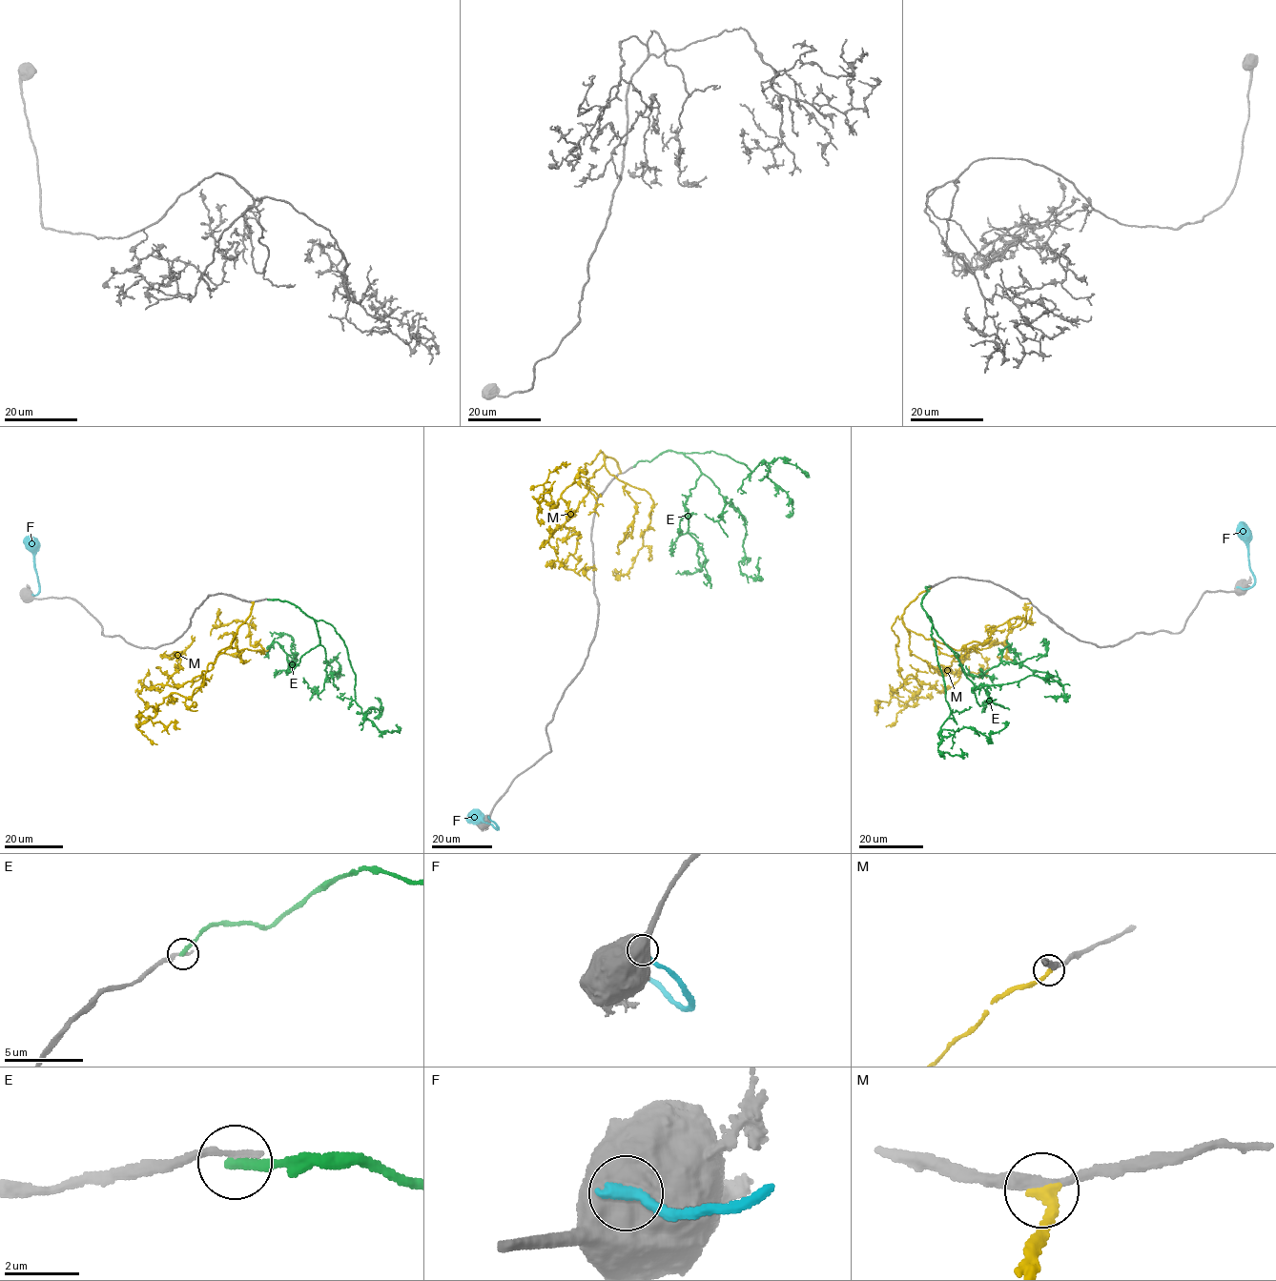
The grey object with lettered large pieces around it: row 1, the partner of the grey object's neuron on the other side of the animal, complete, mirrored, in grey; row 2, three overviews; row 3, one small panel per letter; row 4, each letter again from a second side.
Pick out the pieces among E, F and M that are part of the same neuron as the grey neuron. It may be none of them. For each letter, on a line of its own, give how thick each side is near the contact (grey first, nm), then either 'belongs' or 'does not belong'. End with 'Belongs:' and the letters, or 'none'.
E: calibres 240 and 260 nm; does not belong
F: calibres 1100 and 400 nm; does not belong
M: calibres 280 and 320 nm; belongs
Belongs: M

